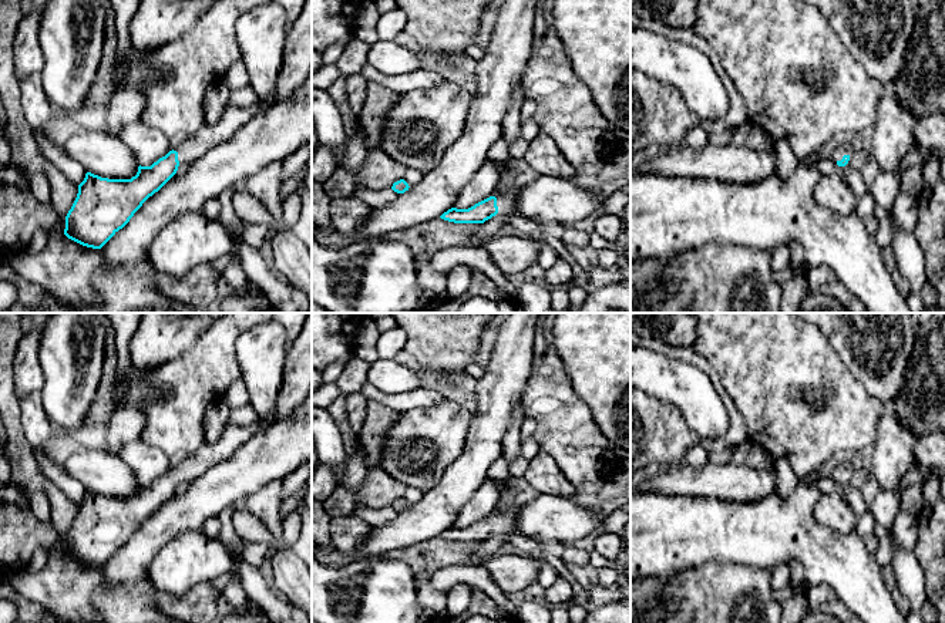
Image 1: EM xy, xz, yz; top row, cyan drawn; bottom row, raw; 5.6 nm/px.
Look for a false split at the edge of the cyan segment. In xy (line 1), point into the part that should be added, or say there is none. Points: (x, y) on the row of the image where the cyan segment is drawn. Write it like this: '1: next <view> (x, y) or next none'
1: next xy (296, 61)

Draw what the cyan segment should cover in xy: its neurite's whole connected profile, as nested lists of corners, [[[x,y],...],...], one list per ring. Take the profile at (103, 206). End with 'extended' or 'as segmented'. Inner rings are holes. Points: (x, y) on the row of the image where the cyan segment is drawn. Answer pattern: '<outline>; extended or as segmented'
[[[306,0],[300,16],[287,28],[282,70],[272,100],[259,100],[250,107],[228,105],[216,124],[186,135],[178,151],[169,151],[151,166],[139,165],[131,179],[108,179],[87,172],[65,216],[64,235],[83,246],[101,249],[130,222],[142,203],[176,174],[181,164],[189,165],[206,151],[229,139],[258,112],[293,94],[310,74],[312,0]]]; extended

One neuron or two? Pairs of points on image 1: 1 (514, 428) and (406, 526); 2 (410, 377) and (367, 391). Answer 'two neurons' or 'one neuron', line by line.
1: two neurons
2: two neurons

